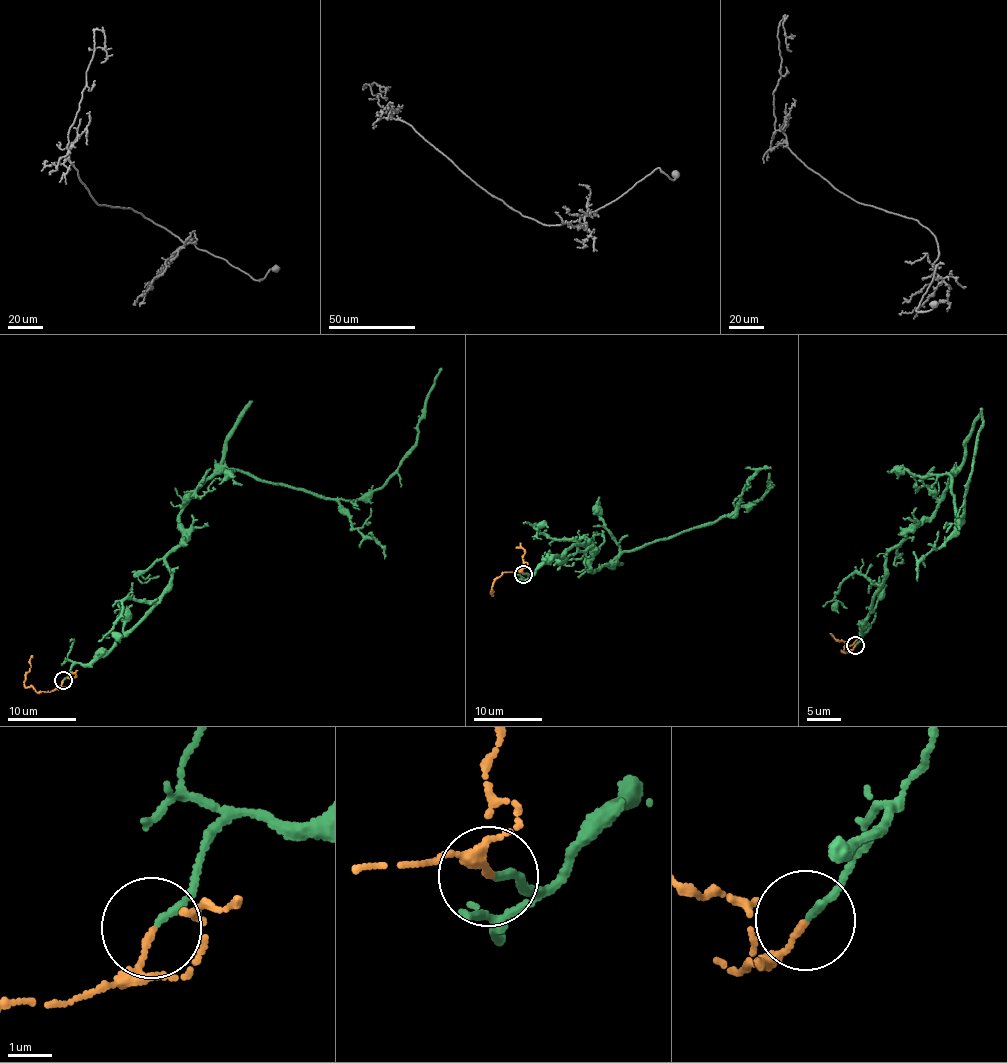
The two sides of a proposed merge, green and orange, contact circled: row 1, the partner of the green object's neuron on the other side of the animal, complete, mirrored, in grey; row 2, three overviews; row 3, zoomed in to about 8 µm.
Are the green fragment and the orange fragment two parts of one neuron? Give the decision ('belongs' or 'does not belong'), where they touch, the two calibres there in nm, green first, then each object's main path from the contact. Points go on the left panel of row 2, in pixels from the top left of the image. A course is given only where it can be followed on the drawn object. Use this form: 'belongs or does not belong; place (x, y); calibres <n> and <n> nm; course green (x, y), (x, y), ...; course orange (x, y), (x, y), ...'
belongs; place (63, 680); calibres 150 and 120 nm; course green (64, 680), (169, 585), (180, 511), (209, 477), (242, 470), (366, 498), (415, 444), (442, 368); course orange (62, 681), (56, 688), (45, 692), (25, 686), (25, 675), (32, 655)

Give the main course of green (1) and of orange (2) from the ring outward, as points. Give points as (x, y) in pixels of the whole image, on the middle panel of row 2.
1: (524, 573), (582, 537), (588, 570), (732, 515), (761, 499), (769, 473)
2: (523, 573), (517, 570), (495, 579), (493, 595)

